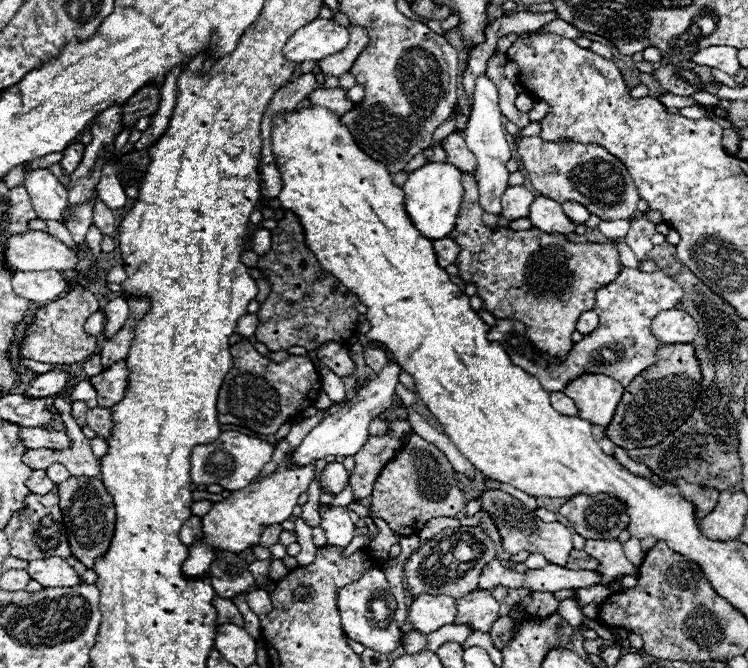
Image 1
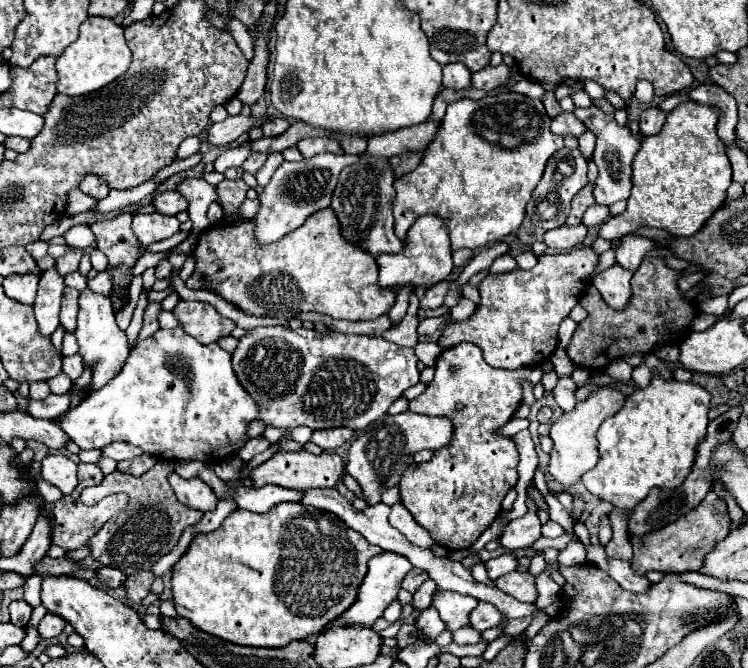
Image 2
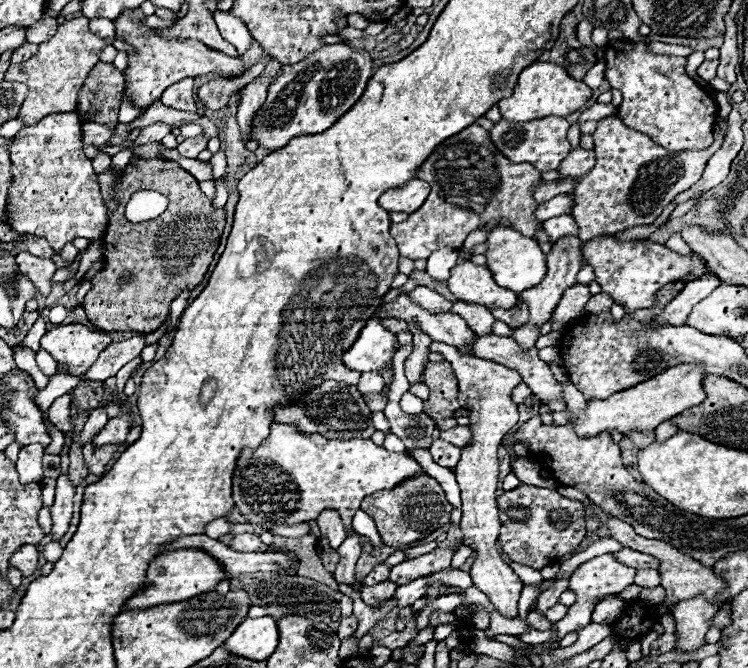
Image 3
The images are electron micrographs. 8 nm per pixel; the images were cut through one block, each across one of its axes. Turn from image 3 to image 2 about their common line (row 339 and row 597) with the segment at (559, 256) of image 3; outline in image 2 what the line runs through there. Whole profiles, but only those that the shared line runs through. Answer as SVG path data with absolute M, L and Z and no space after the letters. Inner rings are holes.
M512 572L512 574L504 574L496 580L496 586L510 594L512 598L520 600L520 602L536 602L538 598L538 590L536 590L536 578L532 574L526 572Z

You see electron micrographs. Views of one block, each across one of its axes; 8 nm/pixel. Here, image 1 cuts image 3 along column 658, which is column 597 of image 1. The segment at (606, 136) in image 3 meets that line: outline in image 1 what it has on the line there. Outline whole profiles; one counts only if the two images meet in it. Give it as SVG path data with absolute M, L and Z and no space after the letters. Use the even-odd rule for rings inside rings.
M540 136L516 138L518 156L528 172L528 178L536 192L558 200L584 204L598 218L608 220L630 220L636 214L636 204L640 200L638 190L626 170L626 166L596 144L578 144L570 140L546 142Z

